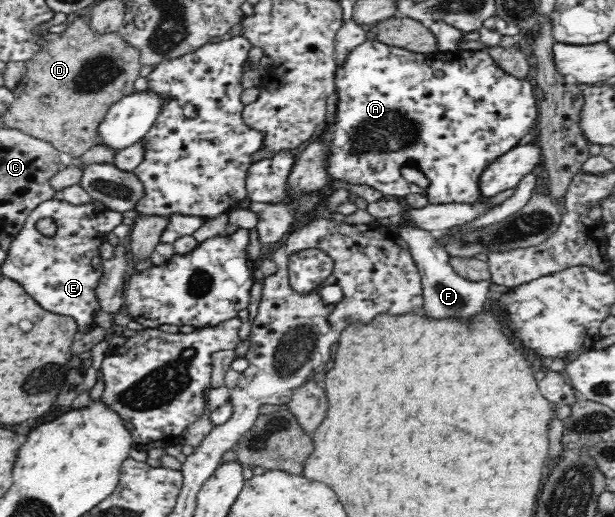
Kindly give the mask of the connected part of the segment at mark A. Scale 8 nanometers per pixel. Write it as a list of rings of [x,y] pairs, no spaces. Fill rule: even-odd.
[[[368,39],[353,47],[341,65],[337,65],[334,75],[335,94],[337,101],[335,103],[335,119],[331,123],[326,123],[325,128],[319,135],[320,143],[324,143],[327,153],[326,175],[331,182],[345,182],[352,187],[359,185],[369,186],[385,195],[385,197],[395,197],[403,201],[409,193],[421,193],[425,195],[431,205],[453,205],[453,203],[465,203],[466,205],[481,205],[485,203],[486,197],[481,193],[481,177],[485,173],[485,169],[495,163],[499,159],[520,145],[521,139],[527,133],[533,133],[532,128],[536,125],[538,118],[537,101],[533,96],[534,82],[530,79],[513,77],[495,64],[495,60],[487,54],[486,49],[481,50],[449,50],[437,51],[429,55],[416,55],[413,50],[396,49],[393,46],[384,45],[383,42]],[[404,167],[412,167],[420,171],[429,180],[429,186],[422,189],[415,183],[409,183],[401,175],[401,169]]]

